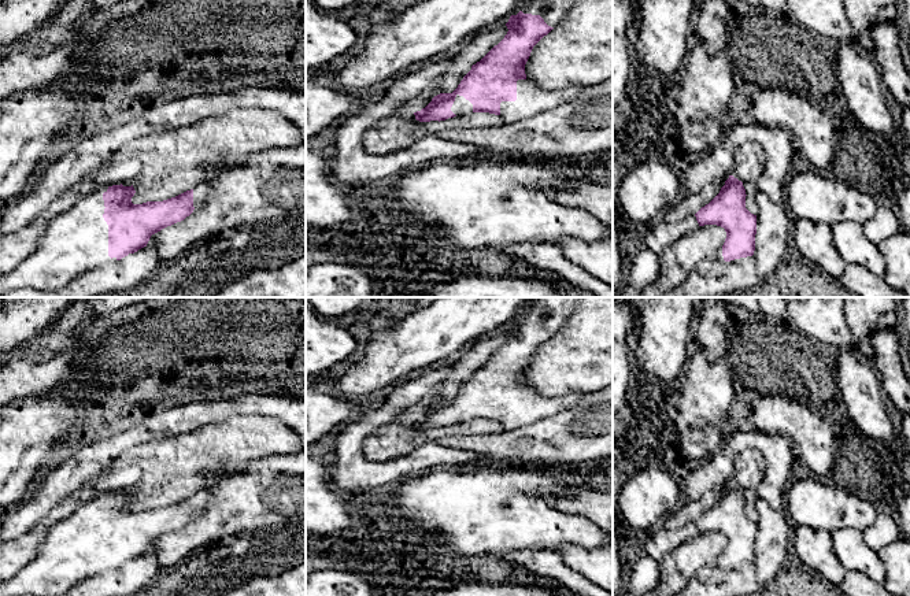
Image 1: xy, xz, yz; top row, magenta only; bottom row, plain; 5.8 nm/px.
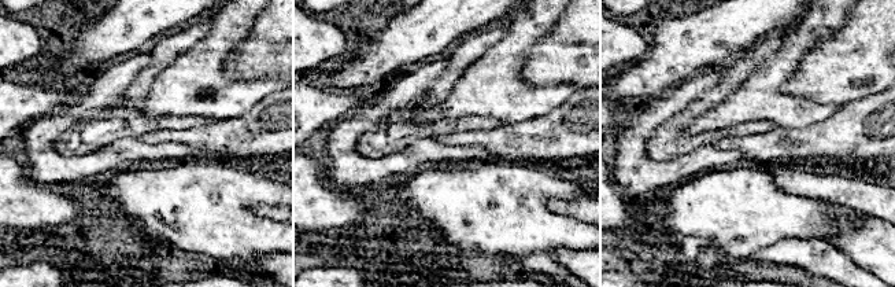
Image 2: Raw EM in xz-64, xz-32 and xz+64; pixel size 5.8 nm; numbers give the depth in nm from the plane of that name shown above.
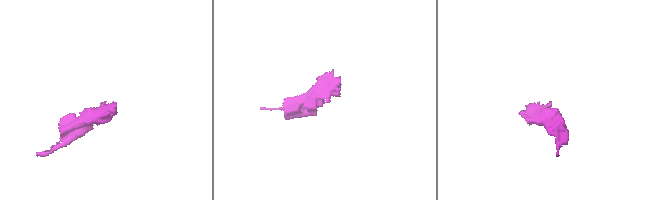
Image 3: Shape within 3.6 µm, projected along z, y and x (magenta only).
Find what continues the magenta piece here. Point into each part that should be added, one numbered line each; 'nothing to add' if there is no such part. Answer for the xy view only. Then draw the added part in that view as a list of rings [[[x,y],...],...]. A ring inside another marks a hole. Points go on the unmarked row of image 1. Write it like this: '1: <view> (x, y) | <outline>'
1: xy (200, 499) | [[[200,489],[197,493],[193,495],[193,514],[195,517],[200,515],[210,499],[210,492],[207,489]]]
2: xy (74, 548) | [[[89,496],[70,517],[51,525],[37,555],[22,570],[0,581],[0,596],[62,596],[89,577],[118,569],[108,563],[108,532],[103,525],[107,496]]]

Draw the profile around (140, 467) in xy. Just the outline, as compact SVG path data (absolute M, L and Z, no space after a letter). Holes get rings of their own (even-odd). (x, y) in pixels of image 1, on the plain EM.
M258 414L233 415L163 441L149 441L123 449L114 456L108 467L84 495L59 501L37 526L21 537L0 541L0 581L22 570L37 555L49 526L70 517L90 496L122 491L134 495L133 511L163 508L204 489L211 480L219 478L222 470L236 473L248 463L269 455L296 451L302 451L302 440L292 429L275 418Z

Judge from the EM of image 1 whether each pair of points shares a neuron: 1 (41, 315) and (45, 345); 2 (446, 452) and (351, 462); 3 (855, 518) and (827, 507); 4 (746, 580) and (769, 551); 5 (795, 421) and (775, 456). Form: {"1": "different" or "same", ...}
{"1": "different", "2": "same", "3": "same", "4": "different", "5": "different"}

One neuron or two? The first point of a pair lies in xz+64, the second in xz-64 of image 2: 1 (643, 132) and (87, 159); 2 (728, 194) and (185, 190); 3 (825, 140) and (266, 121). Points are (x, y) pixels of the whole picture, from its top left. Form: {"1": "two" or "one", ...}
{"1": "one", "2": "one", "3": "one"}

